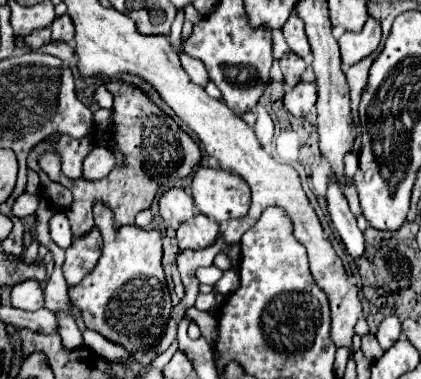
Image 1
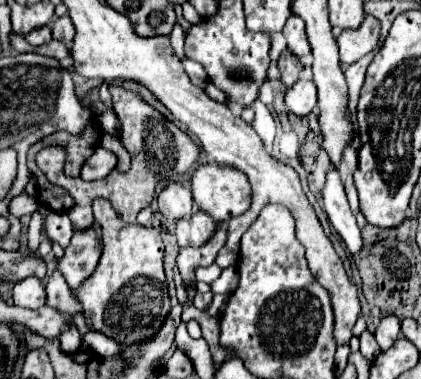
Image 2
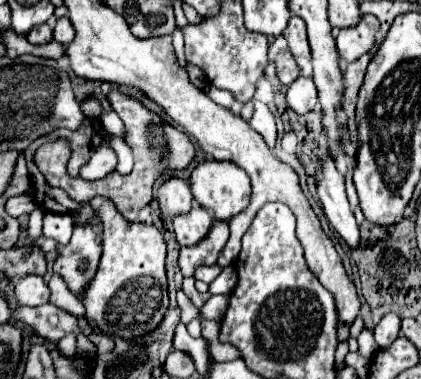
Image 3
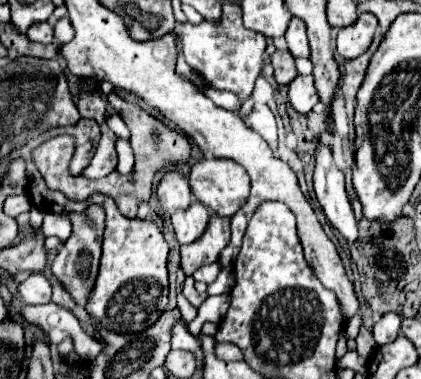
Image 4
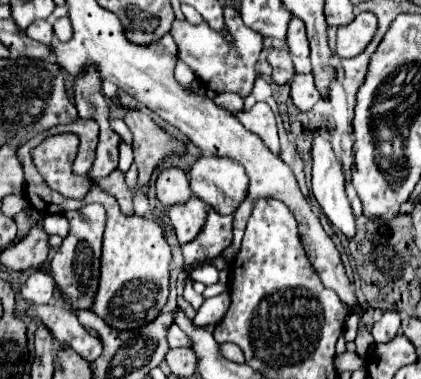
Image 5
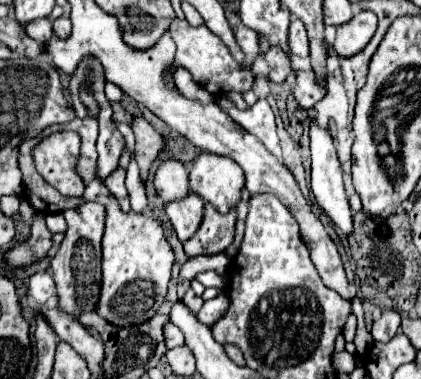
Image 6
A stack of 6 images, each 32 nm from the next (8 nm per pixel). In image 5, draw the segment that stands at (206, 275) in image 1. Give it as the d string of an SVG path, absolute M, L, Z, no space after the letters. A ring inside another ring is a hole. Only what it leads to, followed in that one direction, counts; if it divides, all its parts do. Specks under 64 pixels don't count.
M204 266L204 268L198 268L196 270L196 274L192 274L192 278L196 280L196 282L204 282L206 286L210 286L210 284L216 284L218 282L218 268L214 268L214 266Z

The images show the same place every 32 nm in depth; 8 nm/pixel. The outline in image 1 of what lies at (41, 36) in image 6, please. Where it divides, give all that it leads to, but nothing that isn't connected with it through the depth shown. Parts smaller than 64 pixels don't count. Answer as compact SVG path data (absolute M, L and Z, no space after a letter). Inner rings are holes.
M44 28L44 30L40 30L40 32L32 32L32 36L24 36L24 44L32 50L32 52L36 52L36 50L40 50L44 44L48 44L52 38L50 38L50 28Z

